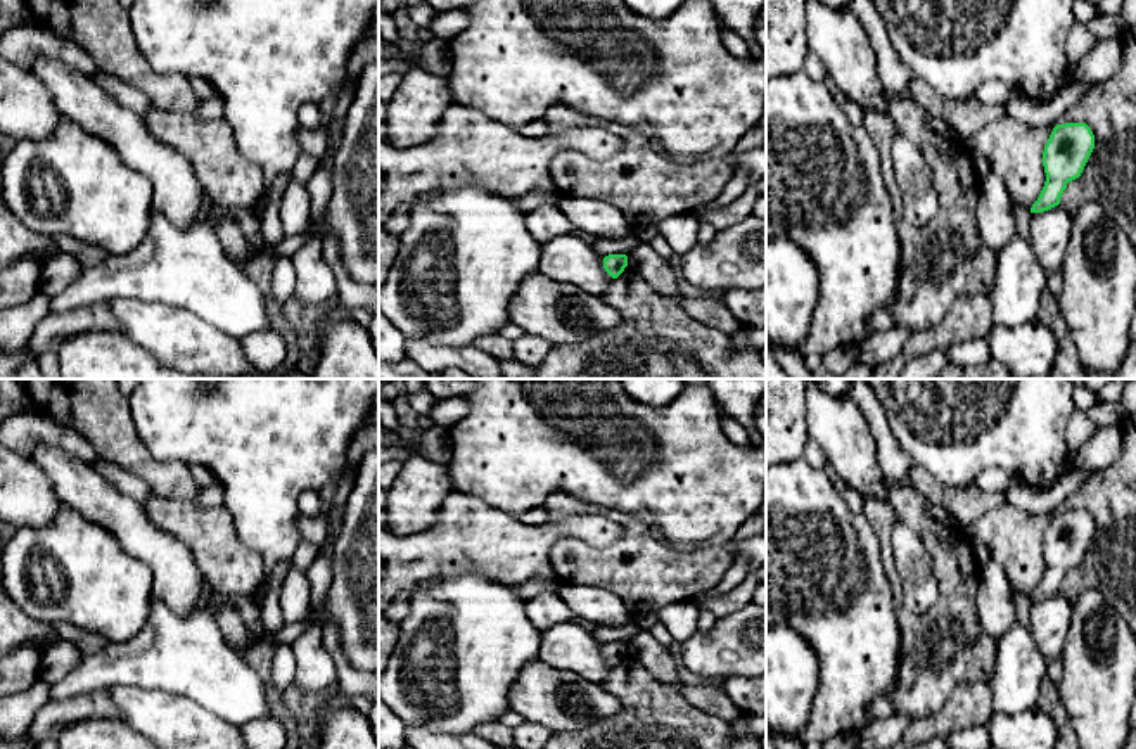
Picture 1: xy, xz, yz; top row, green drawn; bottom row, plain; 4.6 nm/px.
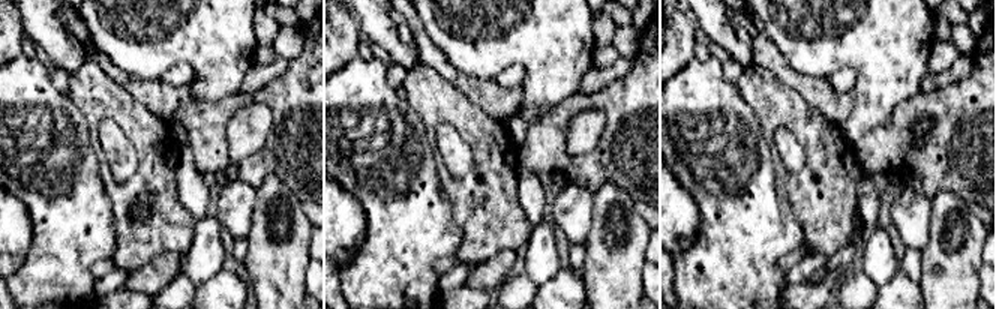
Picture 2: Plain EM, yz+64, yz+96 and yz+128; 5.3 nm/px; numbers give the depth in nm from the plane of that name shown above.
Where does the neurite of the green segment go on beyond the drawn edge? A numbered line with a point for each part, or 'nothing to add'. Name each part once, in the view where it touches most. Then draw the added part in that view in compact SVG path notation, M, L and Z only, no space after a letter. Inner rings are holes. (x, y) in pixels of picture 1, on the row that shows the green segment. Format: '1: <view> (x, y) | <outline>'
nothing to add

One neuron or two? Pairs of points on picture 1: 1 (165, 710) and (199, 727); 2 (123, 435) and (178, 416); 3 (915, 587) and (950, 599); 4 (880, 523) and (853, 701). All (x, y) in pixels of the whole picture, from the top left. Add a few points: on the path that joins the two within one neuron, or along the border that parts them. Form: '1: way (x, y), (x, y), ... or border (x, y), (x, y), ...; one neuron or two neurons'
1: way (173, 718), (182, 727), (191, 727); one neuron
2: border (127, 396), (130, 417), (140, 441), (161, 462); two neurons
3: border (931, 556), (938, 597), (917, 614); two neurons
4: border (861, 514), (879, 542), (887, 580); two neurons

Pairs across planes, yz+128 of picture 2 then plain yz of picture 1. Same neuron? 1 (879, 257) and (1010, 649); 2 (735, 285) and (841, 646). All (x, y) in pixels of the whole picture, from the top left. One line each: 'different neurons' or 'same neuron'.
1: same neuron
2: same neuron

